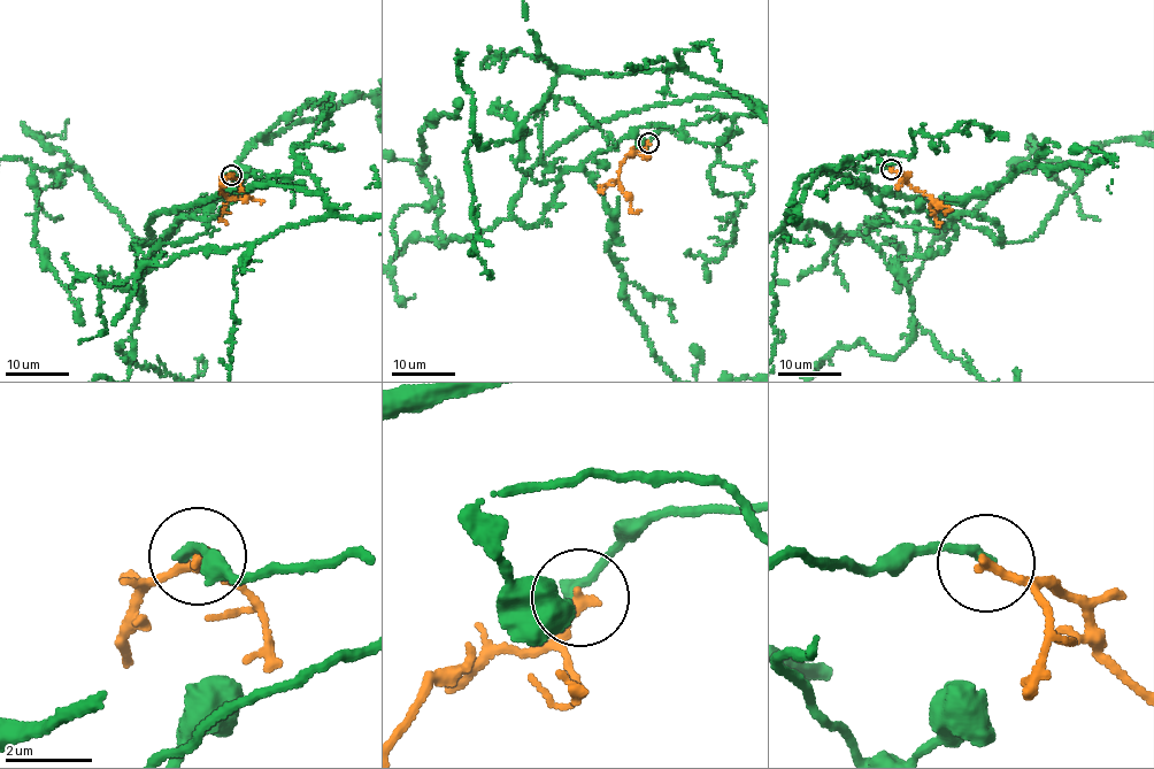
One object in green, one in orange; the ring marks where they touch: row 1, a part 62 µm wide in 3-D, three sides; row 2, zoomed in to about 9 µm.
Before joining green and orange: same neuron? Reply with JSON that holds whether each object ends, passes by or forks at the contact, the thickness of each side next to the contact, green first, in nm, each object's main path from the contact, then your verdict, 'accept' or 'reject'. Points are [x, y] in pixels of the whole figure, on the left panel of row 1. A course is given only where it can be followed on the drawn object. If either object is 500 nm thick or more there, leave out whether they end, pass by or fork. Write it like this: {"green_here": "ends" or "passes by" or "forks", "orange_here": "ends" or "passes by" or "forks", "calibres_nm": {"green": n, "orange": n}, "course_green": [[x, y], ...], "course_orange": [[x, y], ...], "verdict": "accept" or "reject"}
{"green_here": "ends", "orange_here": "ends", "calibres_nm": {"green": 220, "orange": 240}, "course_orange": [[231, 174], [221, 192], [263, 201]], "verdict": "reject"}

